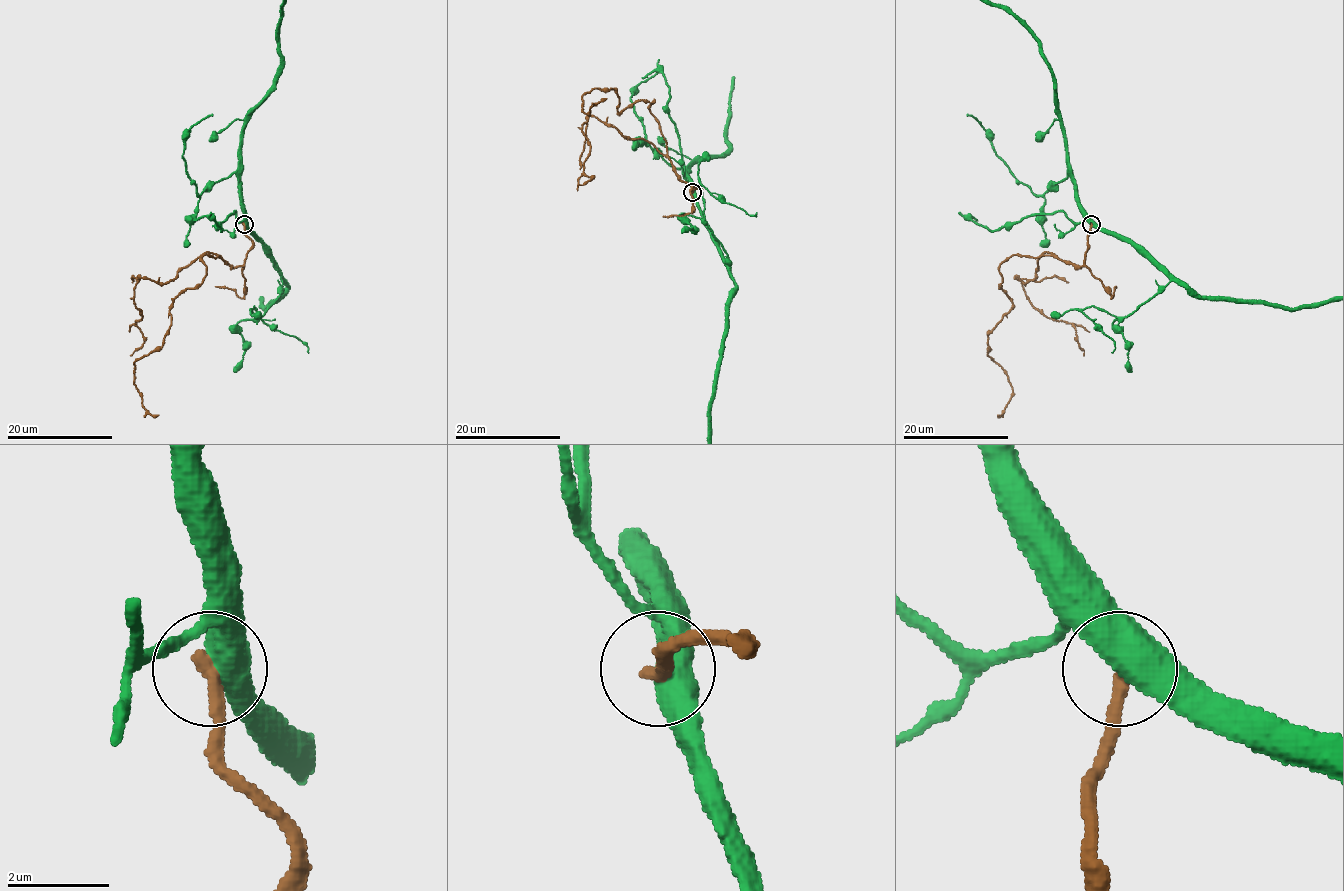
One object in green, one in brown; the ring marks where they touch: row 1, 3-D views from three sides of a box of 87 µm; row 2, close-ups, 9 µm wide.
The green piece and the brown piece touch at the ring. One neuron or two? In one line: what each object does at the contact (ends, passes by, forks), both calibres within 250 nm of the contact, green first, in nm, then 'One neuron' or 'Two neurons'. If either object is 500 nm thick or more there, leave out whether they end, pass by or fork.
Thickness 550 nm (green) against 300 nm. Two neurons

